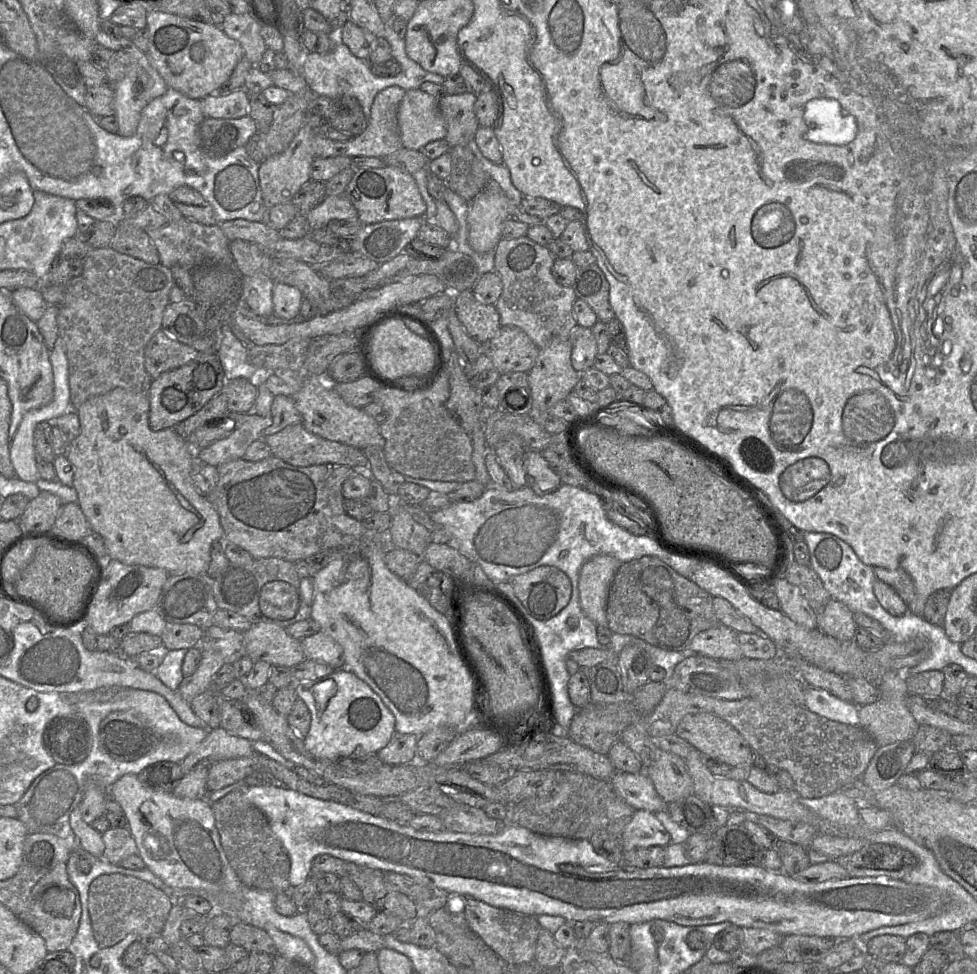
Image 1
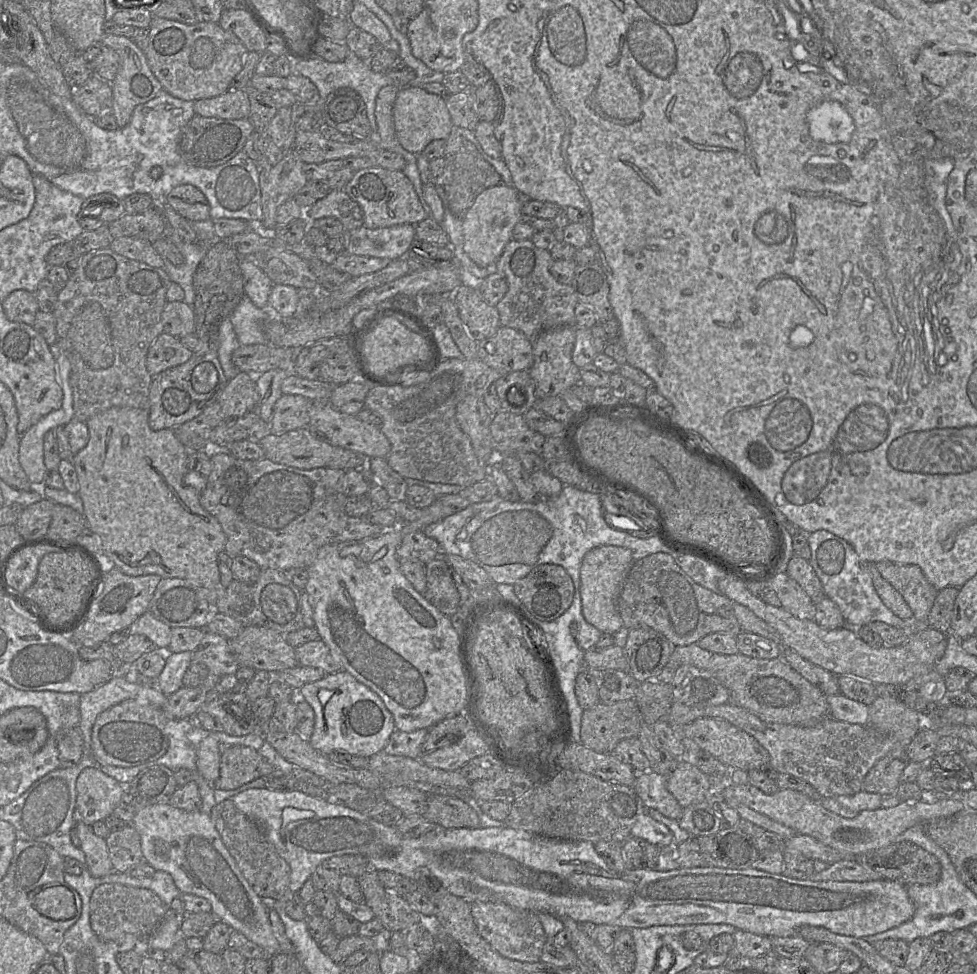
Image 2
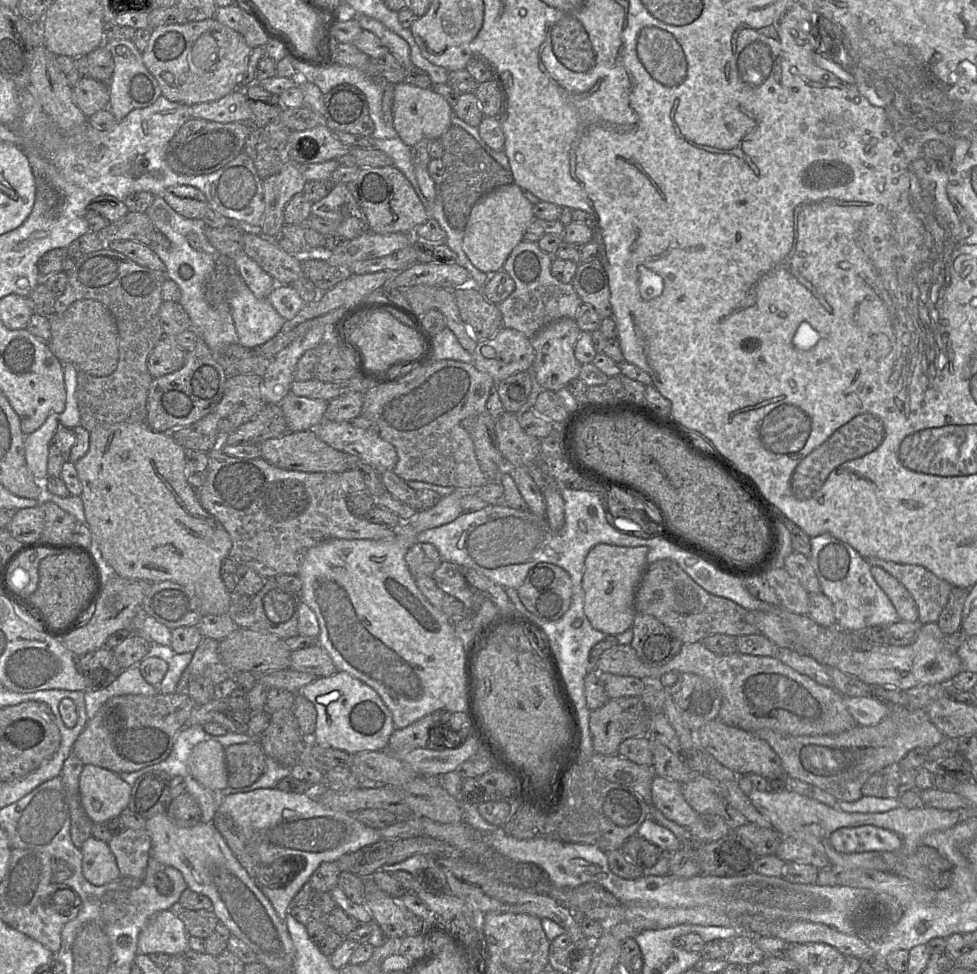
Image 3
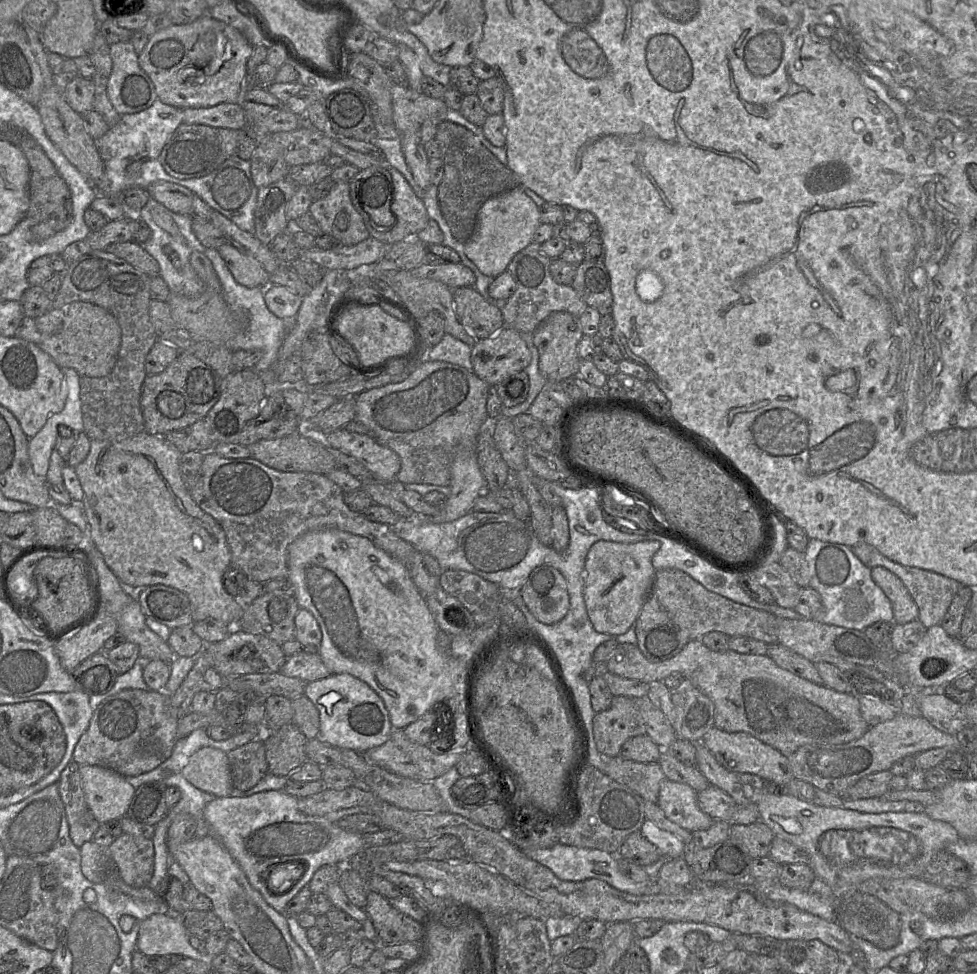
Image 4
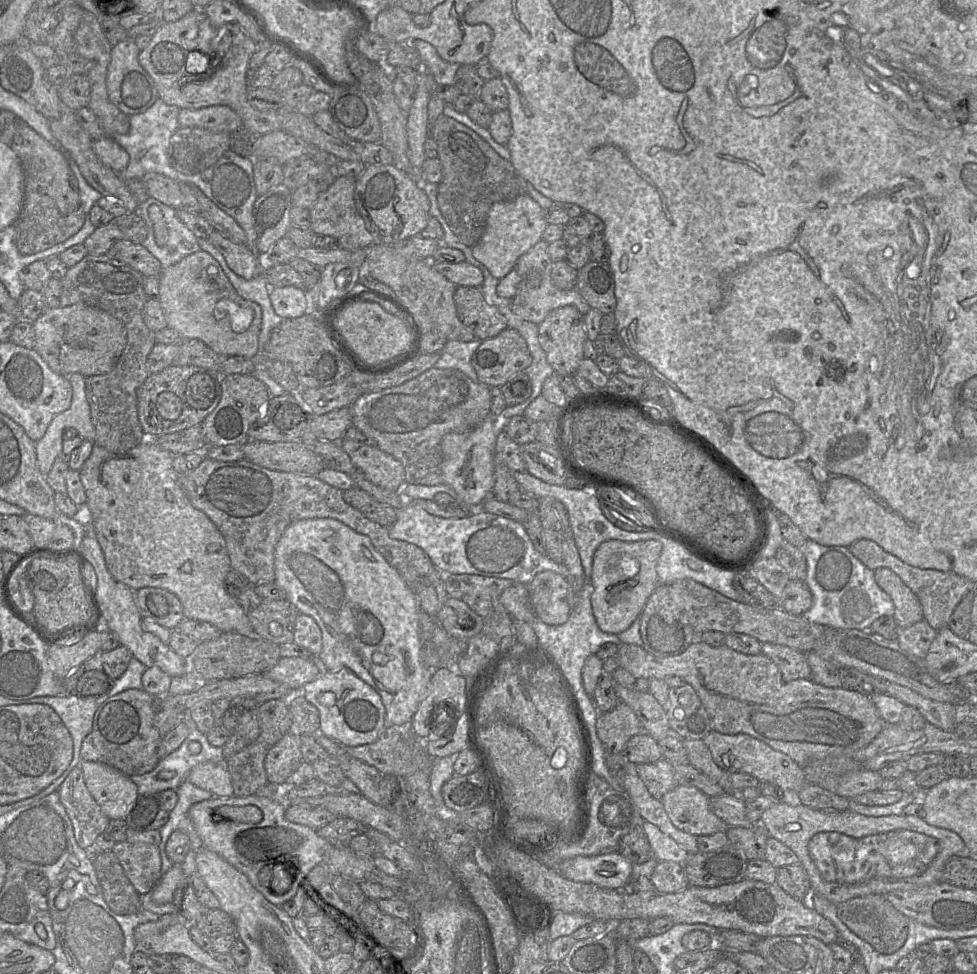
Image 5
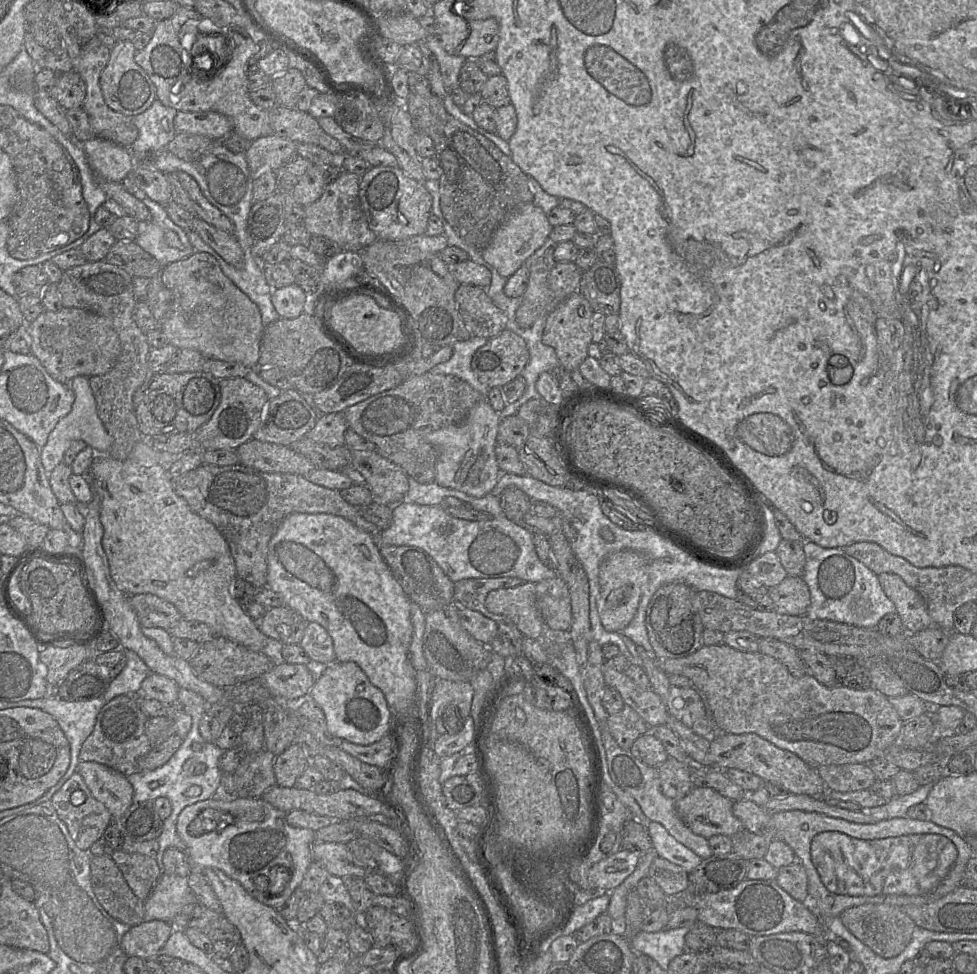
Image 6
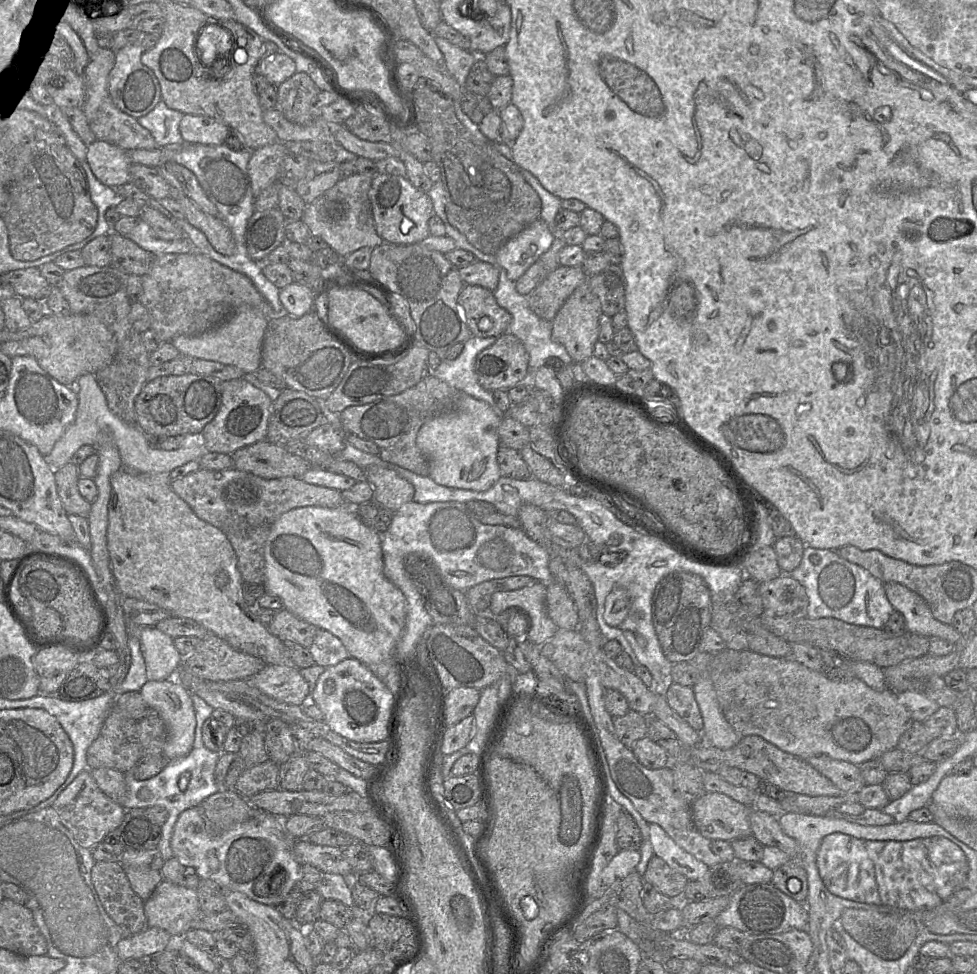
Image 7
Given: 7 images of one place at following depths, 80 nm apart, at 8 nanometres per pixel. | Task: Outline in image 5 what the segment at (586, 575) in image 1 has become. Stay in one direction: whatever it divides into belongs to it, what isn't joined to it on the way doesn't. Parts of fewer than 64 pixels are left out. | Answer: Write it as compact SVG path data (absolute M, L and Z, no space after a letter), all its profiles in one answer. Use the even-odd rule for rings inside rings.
M607 540L598 546L592 564L591 606L600 630L618 635L640 616L648 598L660 585L656 572L660 553L660 543L653 540Z

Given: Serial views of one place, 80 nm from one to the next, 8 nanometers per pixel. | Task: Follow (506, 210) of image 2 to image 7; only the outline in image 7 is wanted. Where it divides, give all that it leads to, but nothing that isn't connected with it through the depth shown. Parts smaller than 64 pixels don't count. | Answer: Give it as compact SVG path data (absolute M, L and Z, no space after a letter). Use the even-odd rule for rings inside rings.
M537 220L507 241L495 257L506 270L508 279L516 282L548 251L554 239L554 229Z

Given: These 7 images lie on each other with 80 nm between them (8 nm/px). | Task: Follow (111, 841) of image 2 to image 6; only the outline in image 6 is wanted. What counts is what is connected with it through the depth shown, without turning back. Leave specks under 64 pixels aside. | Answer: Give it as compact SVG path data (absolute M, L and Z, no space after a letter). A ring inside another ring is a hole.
M114 850L112 859L123 873L133 893L145 901L162 875L156 859L138 853Z

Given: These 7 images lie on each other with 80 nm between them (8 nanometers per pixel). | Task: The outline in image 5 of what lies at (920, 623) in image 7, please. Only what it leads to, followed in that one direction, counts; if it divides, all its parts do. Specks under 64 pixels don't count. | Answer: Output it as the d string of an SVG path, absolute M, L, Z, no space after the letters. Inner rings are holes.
M877 568L873 571L876 583L894 603L893 617L900 628L909 627L924 619L919 599L894 571L889 568Z

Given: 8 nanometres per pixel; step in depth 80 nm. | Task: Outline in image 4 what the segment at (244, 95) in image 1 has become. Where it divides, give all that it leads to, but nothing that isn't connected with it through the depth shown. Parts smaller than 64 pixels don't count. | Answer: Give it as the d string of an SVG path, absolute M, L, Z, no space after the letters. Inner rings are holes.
M220 103L212 107L183 109L183 123L242 130L247 127L247 117L241 103Z

